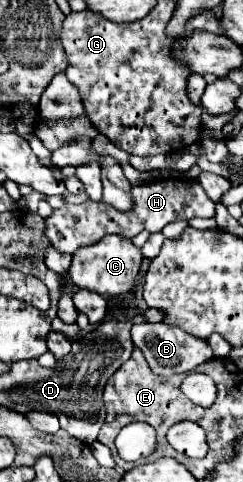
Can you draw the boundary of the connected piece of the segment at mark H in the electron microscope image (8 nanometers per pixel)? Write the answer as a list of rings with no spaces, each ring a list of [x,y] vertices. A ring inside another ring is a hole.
[[[161,178],[161,180],[149,180],[145,184],[133,186],[133,208],[127,212],[119,212],[113,206],[107,206],[105,202],[83,202],[83,204],[67,204],[65,214],[57,218],[45,220],[45,234],[51,240],[51,244],[59,252],[73,254],[79,246],[89,246],[99,242],[107,234],[121,234],[125,238],[133,238],[139,232],[161,232],[165,224],[173,220],[191,220],[195,216],[199,218],[213,218],[215,216],[215,204],[211,198],[207,198],[205,190],[195,180],[173,180],[173,178]]]

